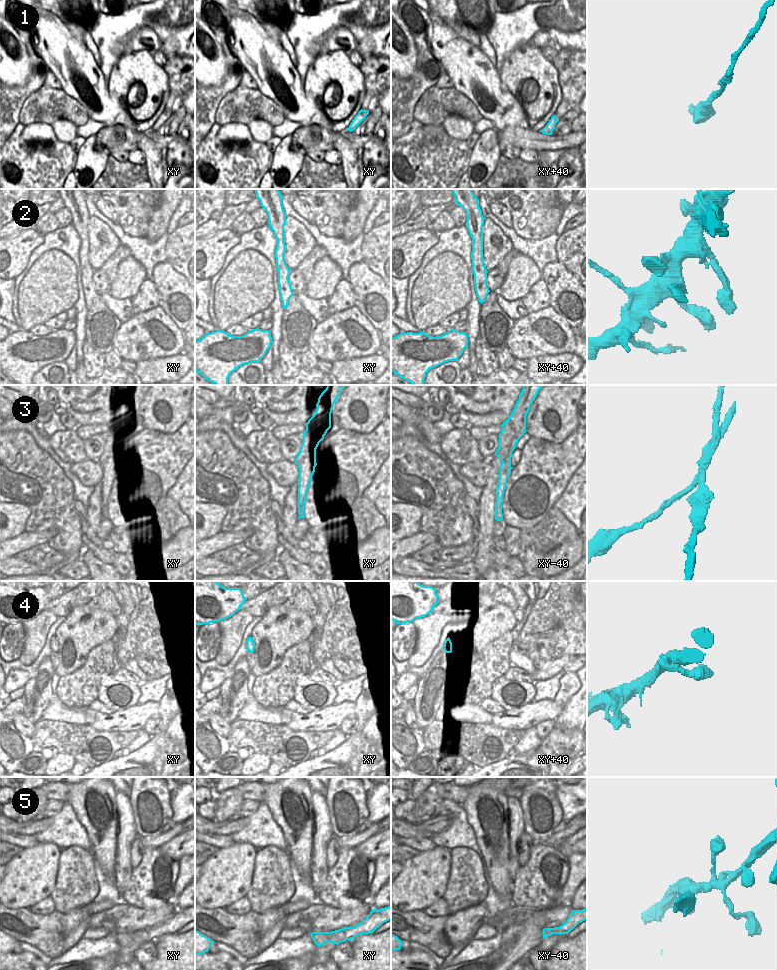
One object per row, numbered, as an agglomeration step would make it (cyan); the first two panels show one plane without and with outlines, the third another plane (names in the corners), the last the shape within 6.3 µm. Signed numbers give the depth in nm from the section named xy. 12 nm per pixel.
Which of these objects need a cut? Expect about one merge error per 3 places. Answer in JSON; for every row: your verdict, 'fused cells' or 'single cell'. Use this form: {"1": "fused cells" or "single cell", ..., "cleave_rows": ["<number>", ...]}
{"1": "single cell", "2": "single cell", "3": "fused cells", "4": "single cell", "5": "single cell", "cleave_rows": ["3"]}

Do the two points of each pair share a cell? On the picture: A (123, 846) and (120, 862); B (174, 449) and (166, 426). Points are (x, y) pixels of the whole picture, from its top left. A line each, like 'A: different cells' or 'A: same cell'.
A: same cell
B: different cells

